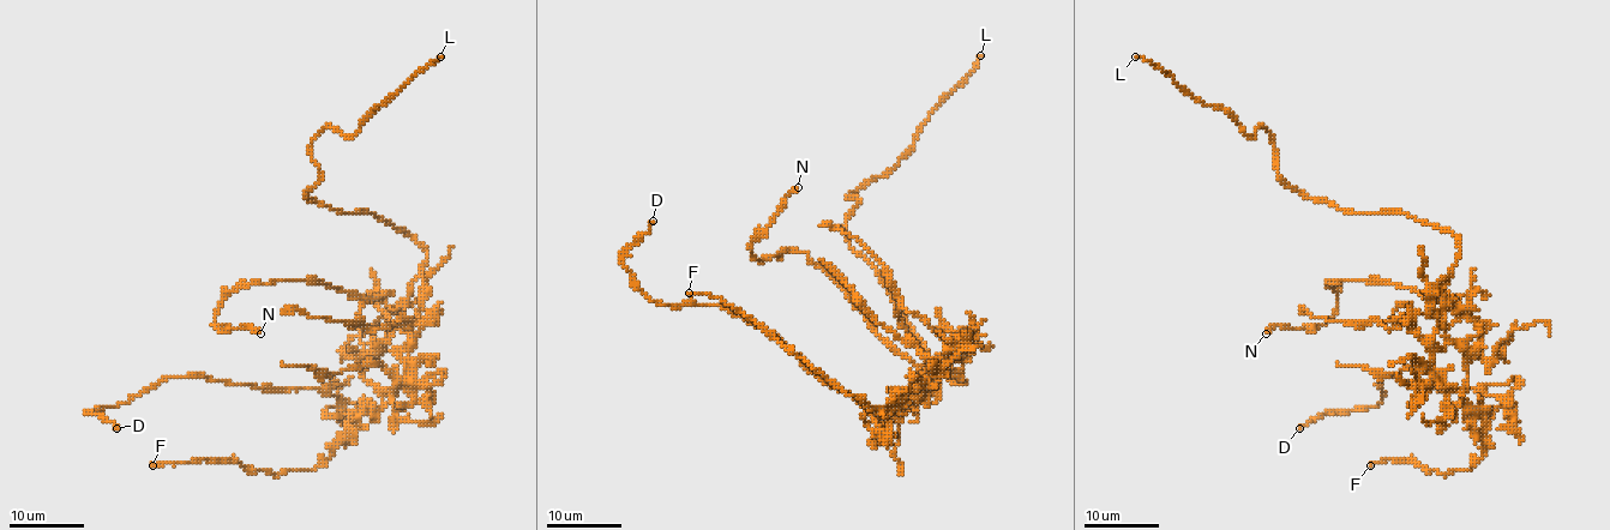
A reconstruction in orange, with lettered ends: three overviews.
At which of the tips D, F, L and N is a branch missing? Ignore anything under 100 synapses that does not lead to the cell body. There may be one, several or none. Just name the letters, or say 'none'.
L

